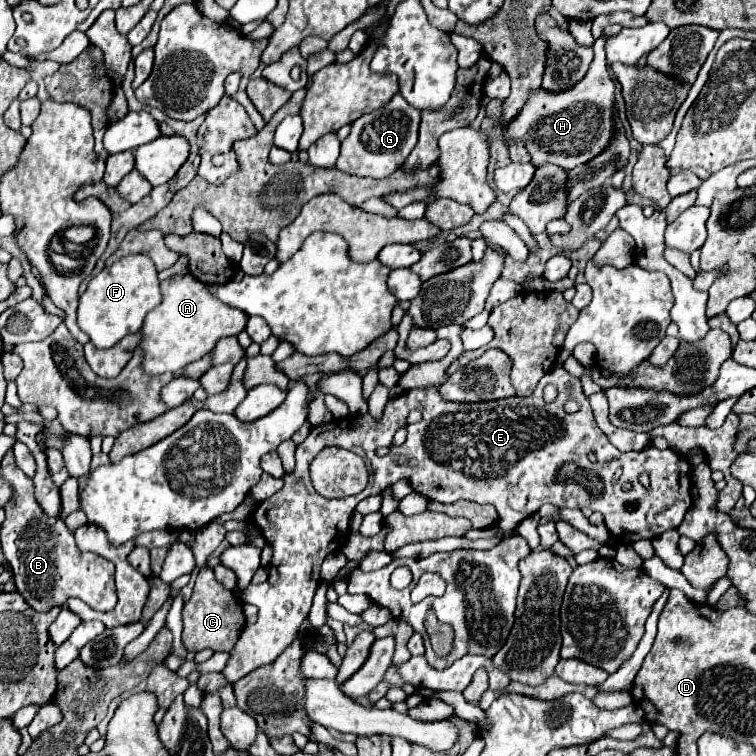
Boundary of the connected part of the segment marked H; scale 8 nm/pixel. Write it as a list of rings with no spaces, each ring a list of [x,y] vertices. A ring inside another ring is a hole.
[[[609,24],[593,44],[593,62],[581,82],[571,86],[571,90],[563,90],[563,94],[547,94],[547,90],[531,90],[531,98],[527,98],[527,106],[511,120],[503,124],[503,100],[487,102],[487,116],[497,124],[495,128],[501,132],[503,144],[511,146],[511,142],[523,142],[527,152],[531,154],[533,166],[543,166],[543,162],[553,162],[563,170],[571,170],[577,164],[585,164],[595,154],[599,154],[611,138],[613,122],[611,122],[611,104],[613,104],[613,78],[609,72],[609,64],[605,58],[603,46],[607,44],[607,36],[615,36],[623,30],[619,24]]]

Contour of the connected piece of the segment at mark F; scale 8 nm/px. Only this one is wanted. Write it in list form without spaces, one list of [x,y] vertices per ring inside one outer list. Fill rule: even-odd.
[[[133,254],[121,258],[119,262],[105,266],[87,284],[87,290],[79,298],[77,324],[91,338],[93,346],[99,350],[115,346],[123,336],[141,330],[143,318],[161,302],[157,270],[151,258],[145,254]]]

